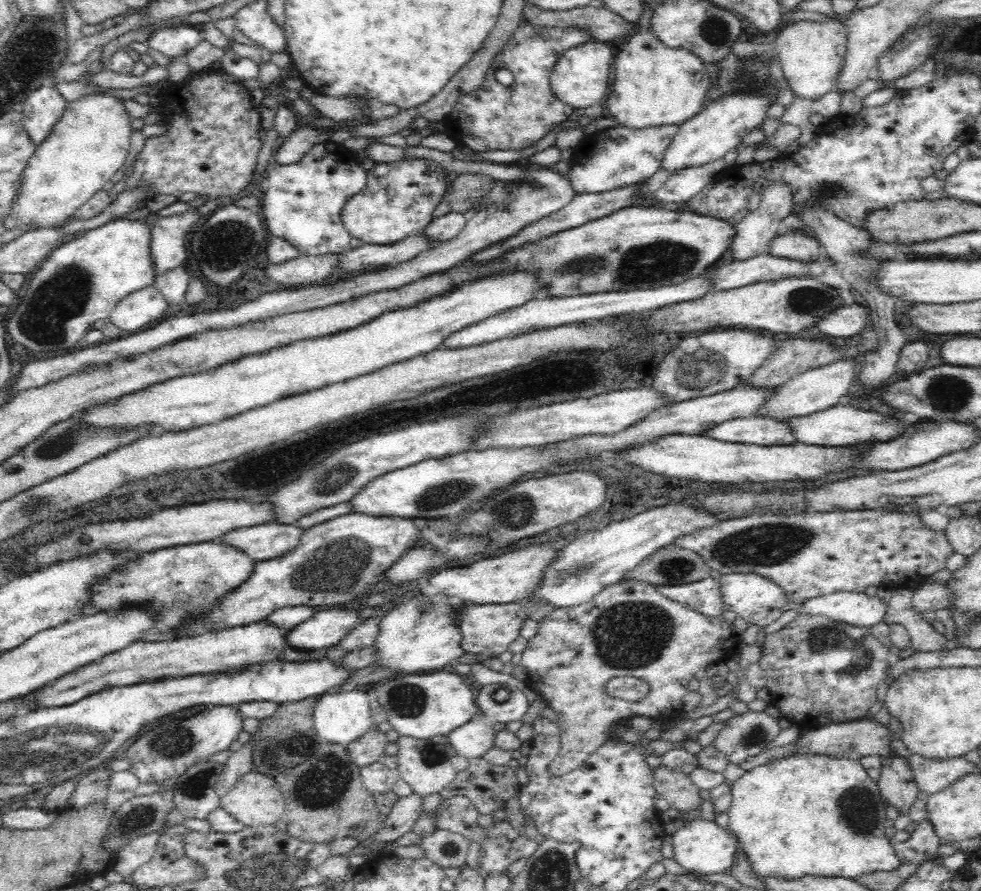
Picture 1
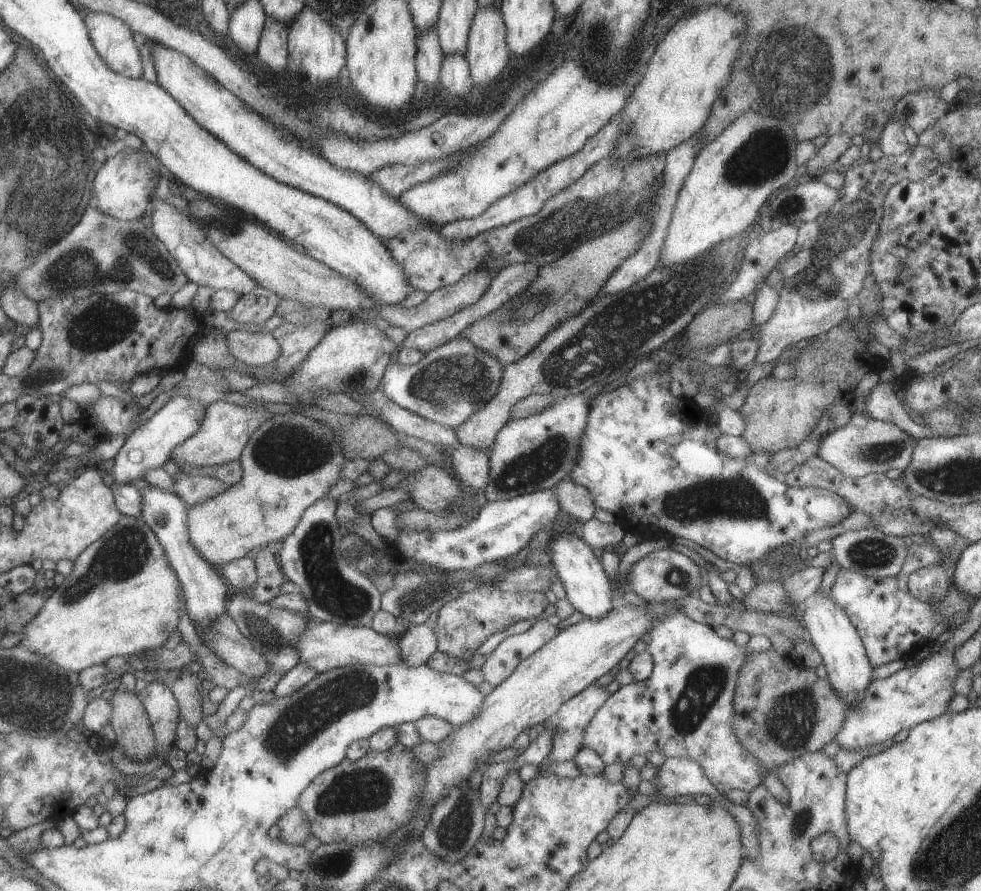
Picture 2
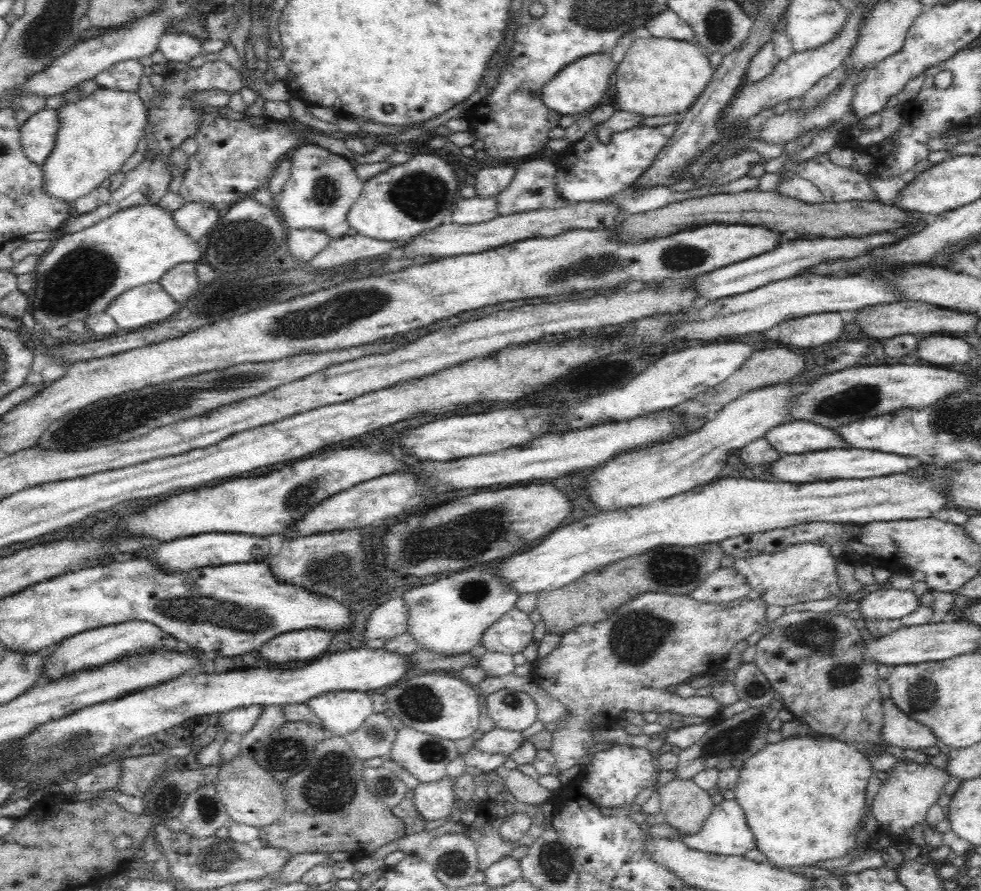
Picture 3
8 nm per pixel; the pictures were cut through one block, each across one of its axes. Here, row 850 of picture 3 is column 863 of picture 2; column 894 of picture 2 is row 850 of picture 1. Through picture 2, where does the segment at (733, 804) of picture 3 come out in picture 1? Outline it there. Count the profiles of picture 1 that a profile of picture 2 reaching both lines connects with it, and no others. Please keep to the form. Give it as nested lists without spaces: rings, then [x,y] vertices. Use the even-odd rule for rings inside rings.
[[[700,817],[689,822],[684,828],[680,828],[678,832],[674,832],[672,846],[673,859],[684,867],[688,873],[716,874],[723,873],[734,862],[734,852],[738,846],[739,840],[734,833],[722,830],[715,821],[708,822]]]

